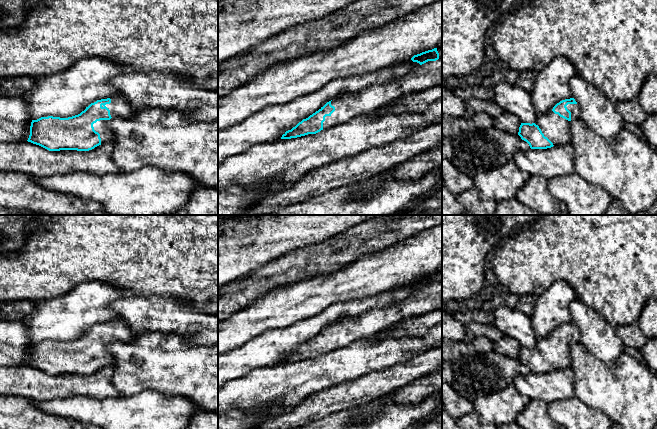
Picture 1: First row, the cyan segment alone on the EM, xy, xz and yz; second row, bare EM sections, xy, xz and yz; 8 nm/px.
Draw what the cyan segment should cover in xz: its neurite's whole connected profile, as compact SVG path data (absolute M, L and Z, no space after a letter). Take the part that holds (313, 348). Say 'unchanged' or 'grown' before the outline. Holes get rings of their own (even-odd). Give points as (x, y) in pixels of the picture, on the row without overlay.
grown | M442 270L414 279L411 284L420 289L412 292L405 299L383 309L375 308L353 318L341 318L338 322L327 326L308 342L303 343L291 354L286 355L281 363L291 363L308 358L316 358L323 353L347 346L354 340L371 338L404 318L424 315L442 308Z

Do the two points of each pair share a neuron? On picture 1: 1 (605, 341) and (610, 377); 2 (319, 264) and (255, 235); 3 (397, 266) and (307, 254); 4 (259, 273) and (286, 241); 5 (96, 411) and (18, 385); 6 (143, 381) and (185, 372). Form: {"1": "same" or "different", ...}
{"1": "different", "2": "different", "3": "different", "4": "different", "5": "different", "6": "same"}

